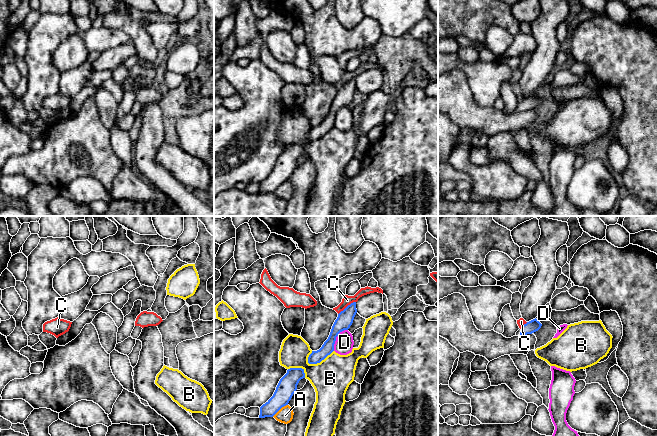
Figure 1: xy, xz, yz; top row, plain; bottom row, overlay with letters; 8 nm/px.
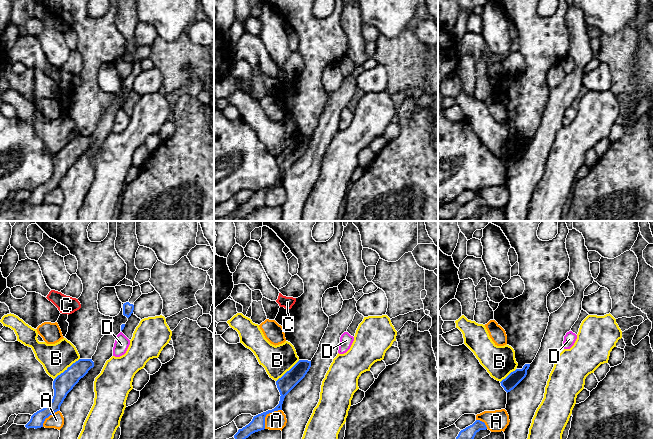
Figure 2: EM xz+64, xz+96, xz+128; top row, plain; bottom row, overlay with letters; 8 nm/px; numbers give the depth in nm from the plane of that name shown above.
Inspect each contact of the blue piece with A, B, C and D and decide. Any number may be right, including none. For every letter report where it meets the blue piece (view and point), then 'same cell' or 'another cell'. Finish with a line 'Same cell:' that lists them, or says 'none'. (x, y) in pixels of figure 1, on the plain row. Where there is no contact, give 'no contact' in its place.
A: meets blue in xz at (279, 185); another cell
B: meets blue in xz at (320, 137); another cell
C: meets blue in xz at (347, 82); another cell
D: meets blue in xz at (335, 114); another cell
Same cell: none

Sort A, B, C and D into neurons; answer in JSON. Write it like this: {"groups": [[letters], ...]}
{"groups": [["A"], ["B"], ["C"], ["D"]]}

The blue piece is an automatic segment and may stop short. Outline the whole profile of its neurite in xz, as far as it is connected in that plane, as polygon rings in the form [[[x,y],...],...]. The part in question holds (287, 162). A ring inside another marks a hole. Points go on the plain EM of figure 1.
[[[288,145],[280,155],[273,172],[260,183],[259,194],[273,193],[282,183],[288,181],[299,157],[303,154],[305,154],[304,145]]]

